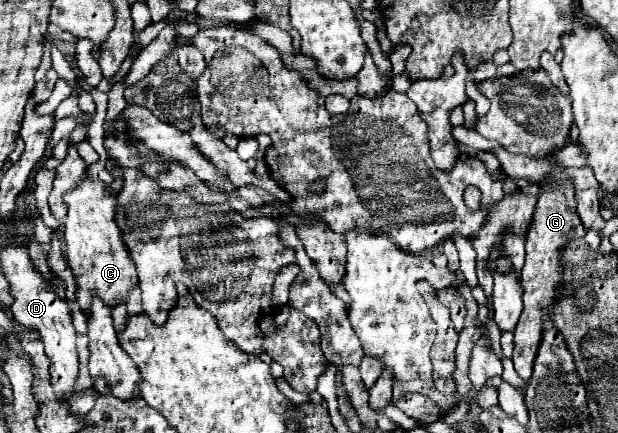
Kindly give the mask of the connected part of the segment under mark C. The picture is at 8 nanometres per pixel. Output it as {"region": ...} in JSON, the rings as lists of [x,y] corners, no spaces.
{"region":[[[86,176],[82,182],[64,196],[68,204],[64,242],[66,242],[66,266],[76,278],[76,300],[80,312],[88,316],[90,298],[96,294],[110,308],[126,302],[130,290],[138,284],[134,262],[122,242],[122,232],[114,220],[116,196],[104,190],[104,182],[90,182]]]}

